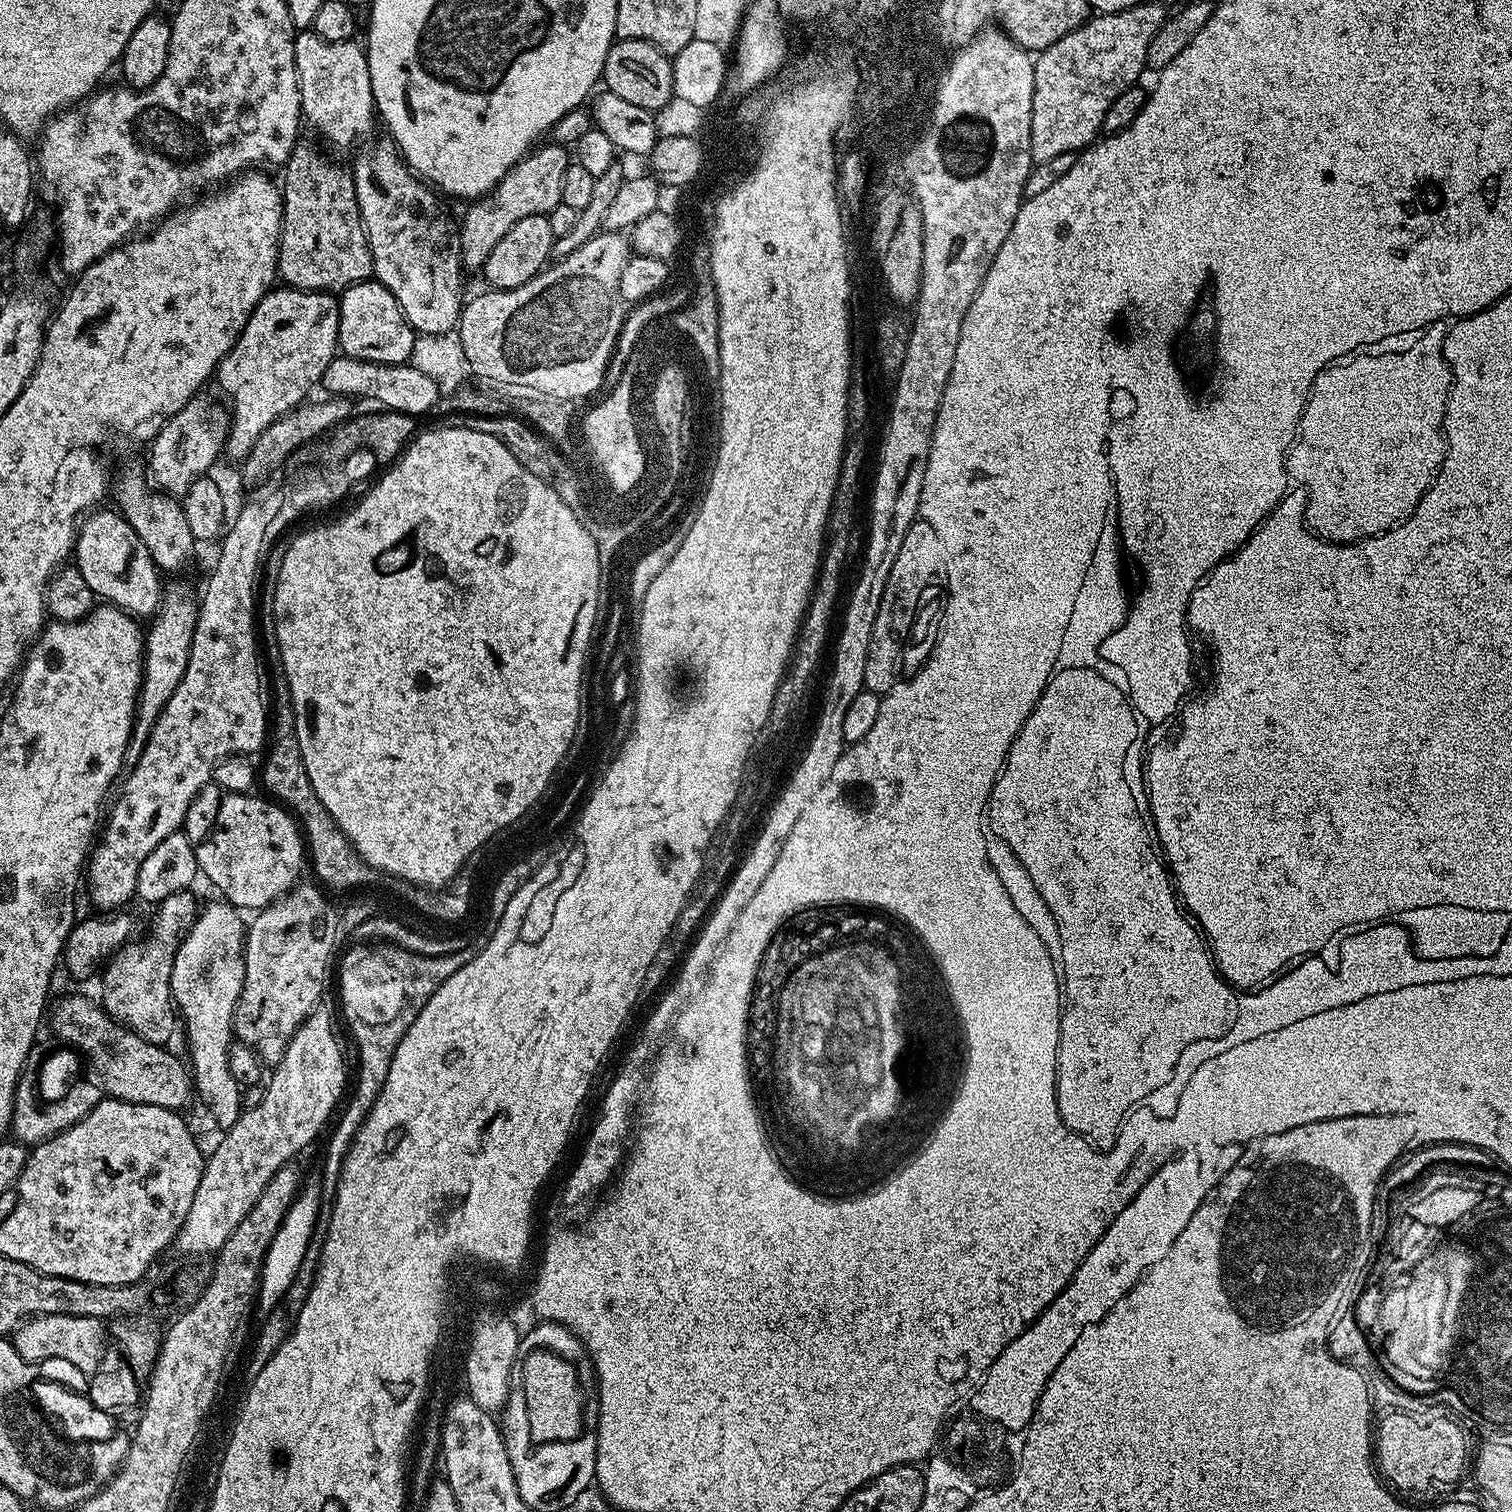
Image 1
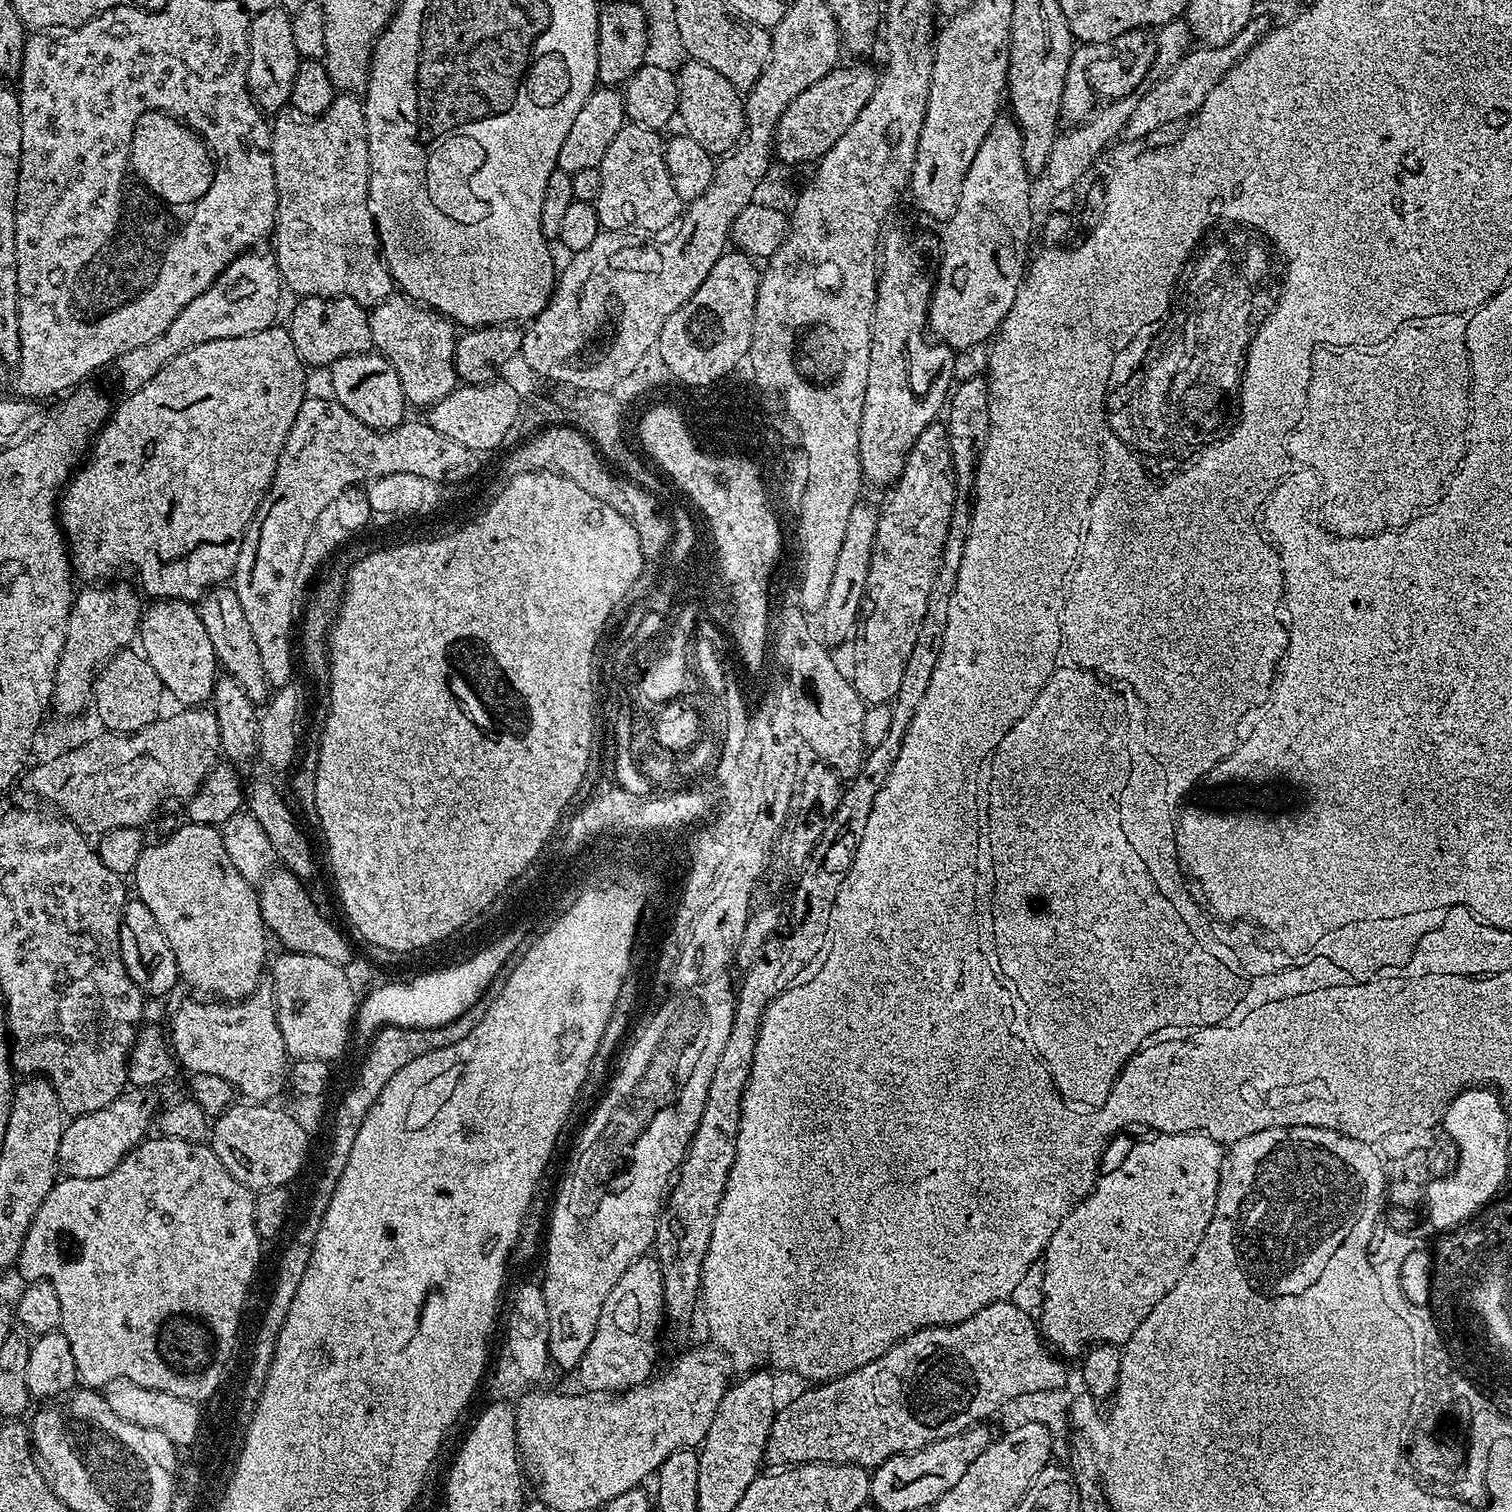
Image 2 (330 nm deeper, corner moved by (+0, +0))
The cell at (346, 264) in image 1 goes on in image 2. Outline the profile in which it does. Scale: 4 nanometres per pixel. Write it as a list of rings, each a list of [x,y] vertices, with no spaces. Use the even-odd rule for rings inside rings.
[[[306,296],[292,308],[292,317],[286,321],[294,350],[298,350],[305,365],[327,369],[338,358],[350,354],[362,354],[373,351],[369,309],[345,296],[329,298],[327,296]]]

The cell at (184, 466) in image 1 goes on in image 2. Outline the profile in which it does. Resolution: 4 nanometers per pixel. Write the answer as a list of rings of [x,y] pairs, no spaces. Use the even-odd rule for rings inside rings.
[[[112,584],[109,588],[104,586],[84,586],[84,589],[75,593],[70,610],[70,622],[66,622],[66,642],[62,650],[62,658],[58,662],[56,671],[56,685],[52,691],[51,707],[54,712],[64,718],[76,718],[81,715],[84,707],[92,704],[92,684],[96,680],[96,674],[108,663],[108,659],[117,652],[125,651],[128,644],[137,639],[140,630],[140,613],[142,603],[136,597],[137,589],[128,584]]]

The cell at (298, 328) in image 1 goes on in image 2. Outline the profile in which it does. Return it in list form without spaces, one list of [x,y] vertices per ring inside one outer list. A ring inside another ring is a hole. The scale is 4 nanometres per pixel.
[[[273,326],[266,330],[258,330],[254,334],[246,334],[242,338],[222,338],[214,342],[202,342],[202,346],[194,346],[178,358],[174,358],[142,390],[134,390],[123,397],[120,405],[111,409],[108,422],[96,434],[96,439],[87,453],[86,459],[79,465],[78,471],[68,481],[59,501],[58,519],[66,537],[74,572],[84,582],[100,582],[103,576],[119,570],[123,564],[129,564],[140,575],[139,587],[149,592],[149,597],[157,600],[199,601],[210,588],[231,581],[236,571],[238,550],[242,550],[242,538],[262,502],[268,493],[270,482],[274,478],[274,470],[278,458],[282,454],[282,446],[294,426],[294,418],[298,418],[298,410],[306,398],[304,392],[304,371],[306,365],[301,360],[298,350],[294,350],[294,342],[290,338],[287,327]]]

